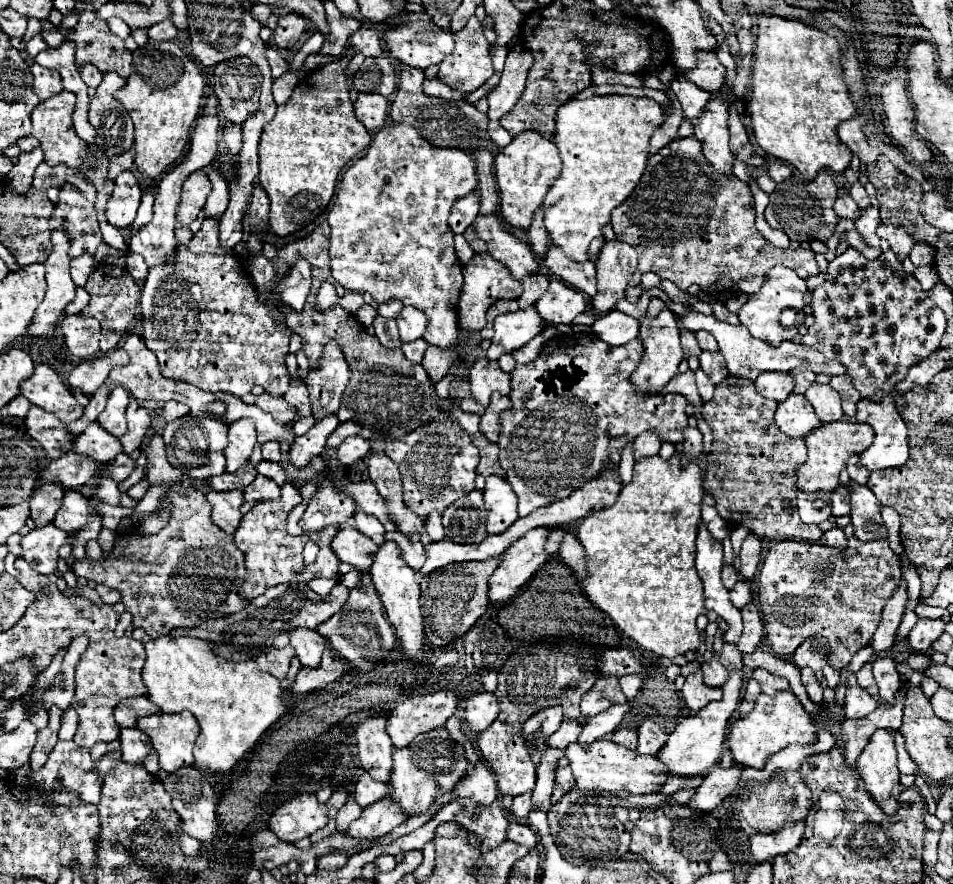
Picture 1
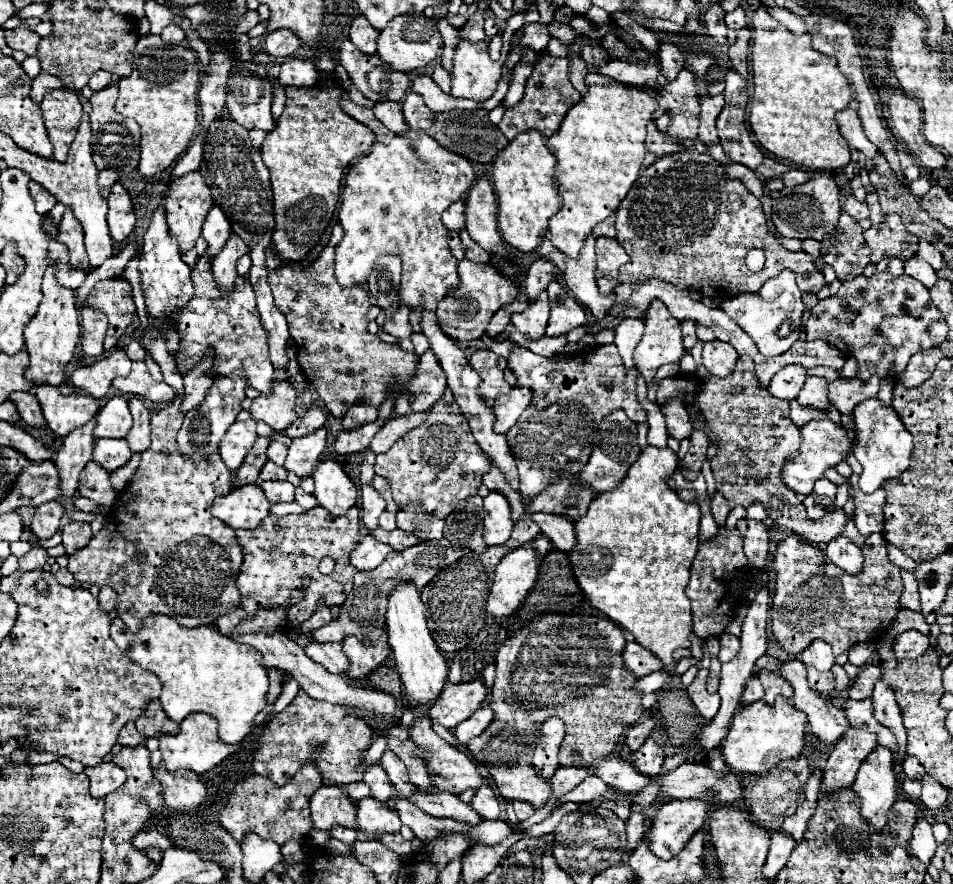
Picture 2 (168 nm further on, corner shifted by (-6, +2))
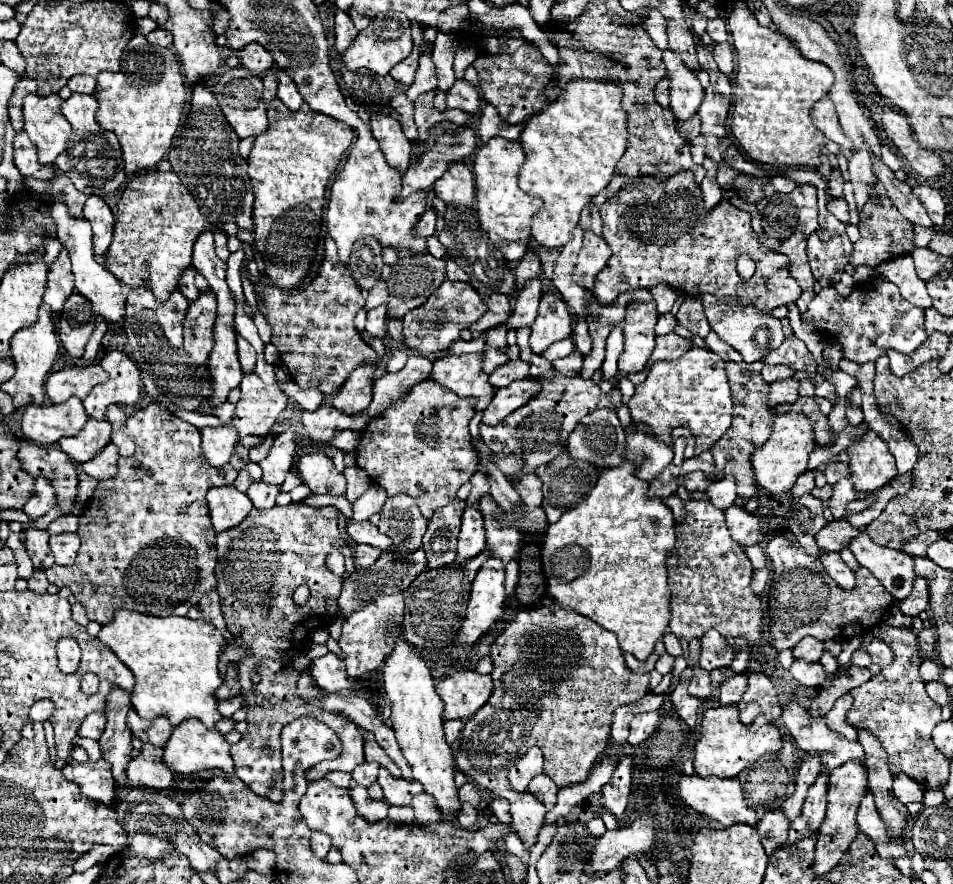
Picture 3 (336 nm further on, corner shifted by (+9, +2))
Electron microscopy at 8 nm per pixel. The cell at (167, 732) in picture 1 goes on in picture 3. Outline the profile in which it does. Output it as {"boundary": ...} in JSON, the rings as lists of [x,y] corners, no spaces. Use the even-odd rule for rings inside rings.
{"boundary":[[[185,719],[183,723],[179,723],[173,731],[173,735],[167,739],[167,743],[163,745],[163,763],[165,767],[169,767],[175,773],[195,773],[195,771],[203,771],[203,769],[221,769],[225,773],[225,777],[233,777],[233,759],[229,753],[229,743],[225,741],[225,737],[213,729],[207,731],[207,727],[199,721],[199,719]]]}

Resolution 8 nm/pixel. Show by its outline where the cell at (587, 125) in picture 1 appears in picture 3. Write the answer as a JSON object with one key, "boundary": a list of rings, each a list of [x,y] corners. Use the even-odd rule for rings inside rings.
{"boundary":[[[571,79],[559,99],[555,99],[547,109],[543,109],[525,123],[519,141],[525,149],[527,161],[519,173],[519,187],[525,193],[535,195],[543,201],[543,209],[535,215],[531,225],[531,235],[539,245],[547,249],[561,249],[569,239],[573,239],[573,229],[579,223],[583,207],[589,205],[591,199],[609,185],[615,173],[615,165],[625,153],[629,139],[627,113],[621,105],[621,97],[621,87],[611,81]]]}

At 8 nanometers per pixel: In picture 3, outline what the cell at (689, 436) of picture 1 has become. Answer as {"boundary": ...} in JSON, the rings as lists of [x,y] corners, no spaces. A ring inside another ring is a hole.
{"boundary":[[[679,437],[679,439],[673,443],[673,451],[675,451],[673,461],[671,461],[669,467],[665,467],[665,471],[649,485],[649,495],[665,497],[665,495],[671,495],[671,493],[677,491],[677,477],[679,477],[679,473],[681,473],[681,463],[683,463],[683,453],[685,453],[685,437]]]}

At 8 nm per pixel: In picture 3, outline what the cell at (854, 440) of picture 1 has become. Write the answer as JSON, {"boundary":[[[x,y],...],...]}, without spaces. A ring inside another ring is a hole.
{"boundary":[[[787,413],[787,415],[777,415],[773,433],[769,441],[759,447],[753,453],[753,469],[757,475],[757,483],[767,489],[771,495],[775,493],[789,493],[801,473],[807,469],[807,457],[815,451],[815,433],[813,433],[813,423],[807,415],[803,413]]]}

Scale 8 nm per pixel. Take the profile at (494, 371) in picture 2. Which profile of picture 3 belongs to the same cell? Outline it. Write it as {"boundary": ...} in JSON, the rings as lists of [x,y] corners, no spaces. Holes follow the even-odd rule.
{"boundary":[[[483,353],[447,355],[433,361],[431,379],[455,391],[461,399],[475,399],[477,411],[483,411],[495,395],[495,387],[487,377],[483,371]]]}

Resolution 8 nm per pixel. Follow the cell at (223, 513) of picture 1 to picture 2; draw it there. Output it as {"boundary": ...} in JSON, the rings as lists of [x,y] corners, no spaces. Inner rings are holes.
{"boundary":[[[242,485],[232,489],[228,495],[216,497],[212,511],[214,511],[214,517],[218,517],[222,523],[226,523],[232,529],[254,529],[270,513],[270,503],[258,485]]]}

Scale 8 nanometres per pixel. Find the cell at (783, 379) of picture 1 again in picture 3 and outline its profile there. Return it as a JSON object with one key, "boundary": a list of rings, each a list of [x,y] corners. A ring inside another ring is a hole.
{"boundary":[[[767,365],[761,375],[767,383],[773,383],[773,381],[779,381],[779,379],[787,379],[791,377],[795,371],[789,367],[789,365]]]}

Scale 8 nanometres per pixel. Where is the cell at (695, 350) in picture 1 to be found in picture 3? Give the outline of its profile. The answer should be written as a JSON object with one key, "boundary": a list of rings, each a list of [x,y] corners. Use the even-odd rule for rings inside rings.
{"boundary":[[[665,313],[665,315],[659,315],[659,321],[657,321],[657,335],[667,335],[667,333],[673,333],[677,327],[677,319],[673,313]]]}

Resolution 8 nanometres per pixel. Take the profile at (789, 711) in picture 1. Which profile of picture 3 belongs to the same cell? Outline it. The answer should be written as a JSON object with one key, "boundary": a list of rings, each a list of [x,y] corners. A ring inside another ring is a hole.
{"boundary":[[[725,705],[717,709],[705,709],[701,717],[701,733],[695,745],[695,771],[701,777],[737,777],[743,769],[751,769],[753,763],[765,753],[777,753],[781,749],[781,731],[765,715],[749,725],[739,721],[737,705]]]}

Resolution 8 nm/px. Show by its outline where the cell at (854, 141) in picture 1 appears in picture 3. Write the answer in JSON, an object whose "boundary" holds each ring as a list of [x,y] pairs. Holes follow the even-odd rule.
{"boundary":[[[821,99],[811,109],[811,119],[815,127],[831,141],[835,141],[841,147],[849,147],[849,141],[845,137],[840,126],[834,104],[830,99]]]}

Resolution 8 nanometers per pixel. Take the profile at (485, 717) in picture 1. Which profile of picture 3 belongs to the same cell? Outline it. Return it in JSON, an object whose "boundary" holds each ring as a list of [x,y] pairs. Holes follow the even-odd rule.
{"boundary":[[[457,719],[457,721],[445,721],[443,729],[445,729],[445,741],[447,741],[449,745],[453,745],[453,743],[457,741],[461,729],[463,729],[463,721],[461,721],[461,719]]]}

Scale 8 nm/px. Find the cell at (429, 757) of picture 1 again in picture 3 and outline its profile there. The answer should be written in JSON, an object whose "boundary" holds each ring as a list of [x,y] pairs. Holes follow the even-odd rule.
{"boundary":[[[371,733],[365,735],[365,759],[367,759],[367,761],[375,761],[375,763],[379,763],[381,767],[389,769],[395,777],[401,775],[399,767],[397,767],[397,765],[391,761],[391,757],[381,749],[381,745],[375,741],[375,737],[373,737]]]}

